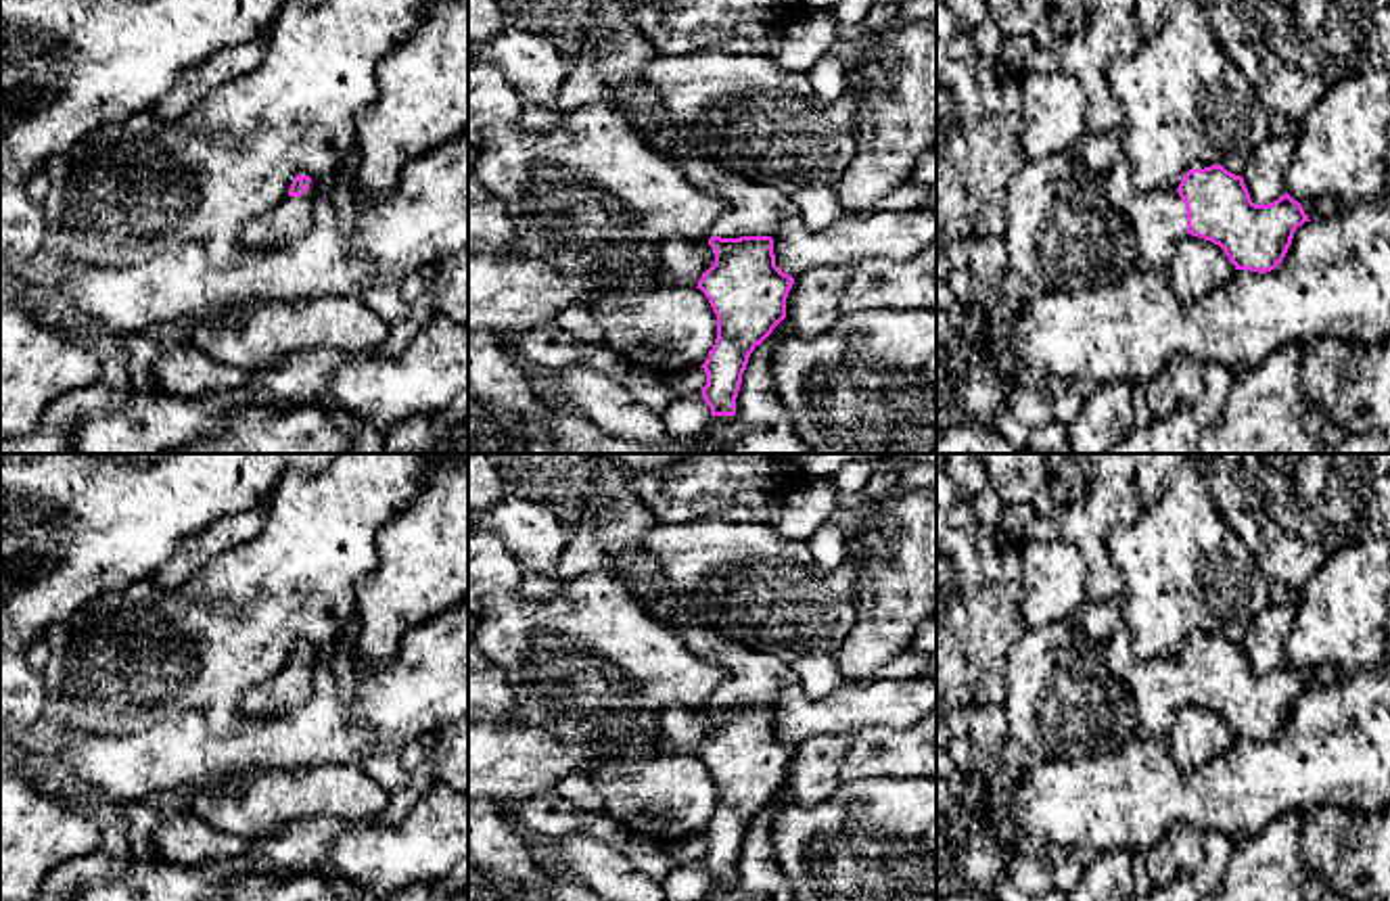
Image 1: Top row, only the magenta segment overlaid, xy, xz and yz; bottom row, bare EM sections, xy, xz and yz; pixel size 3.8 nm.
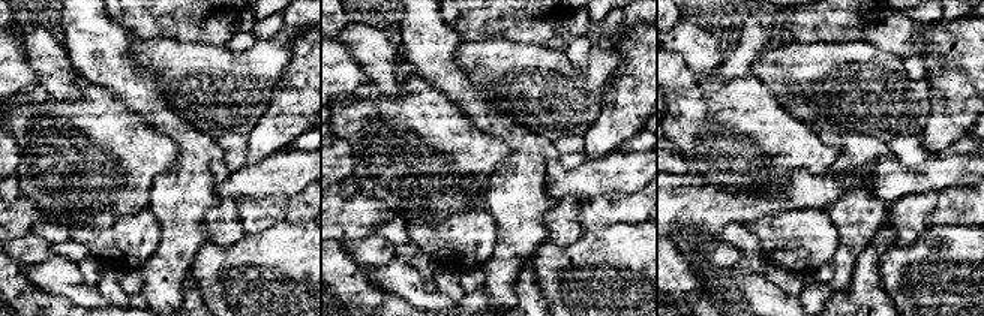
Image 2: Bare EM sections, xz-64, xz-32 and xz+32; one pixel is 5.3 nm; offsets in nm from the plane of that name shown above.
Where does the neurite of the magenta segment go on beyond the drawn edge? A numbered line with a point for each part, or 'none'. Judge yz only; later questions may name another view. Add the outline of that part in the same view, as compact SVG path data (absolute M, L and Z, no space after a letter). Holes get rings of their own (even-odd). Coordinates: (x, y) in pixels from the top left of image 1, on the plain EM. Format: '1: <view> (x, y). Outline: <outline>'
1: yz (1159, 686). Outline: M1125 625L1102 640L1102 652L1106 667L1135 698L1141 734L1164 738L1177 711L1187 704L1187 679L1179 661L1139 661Z

